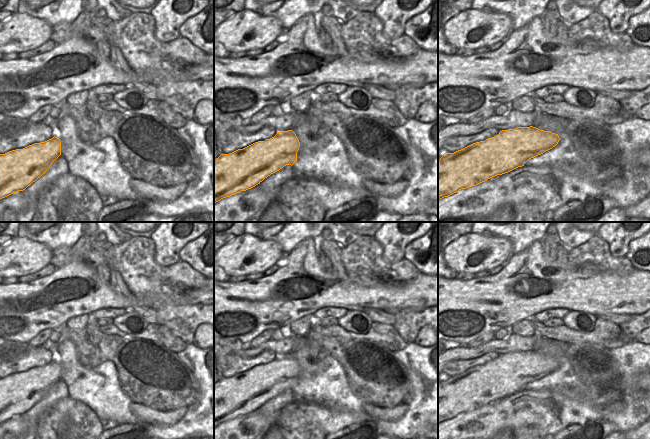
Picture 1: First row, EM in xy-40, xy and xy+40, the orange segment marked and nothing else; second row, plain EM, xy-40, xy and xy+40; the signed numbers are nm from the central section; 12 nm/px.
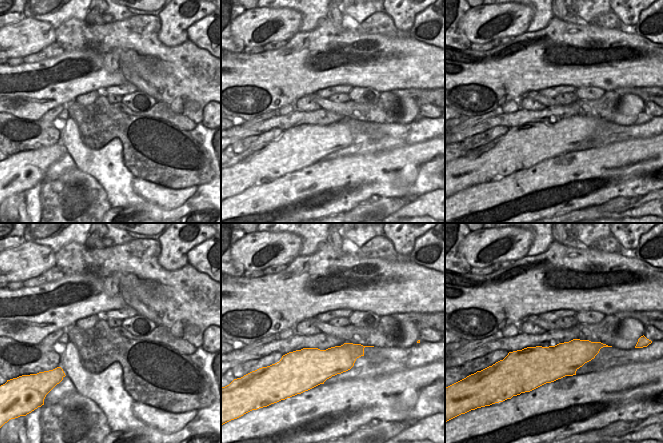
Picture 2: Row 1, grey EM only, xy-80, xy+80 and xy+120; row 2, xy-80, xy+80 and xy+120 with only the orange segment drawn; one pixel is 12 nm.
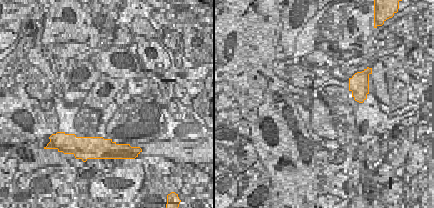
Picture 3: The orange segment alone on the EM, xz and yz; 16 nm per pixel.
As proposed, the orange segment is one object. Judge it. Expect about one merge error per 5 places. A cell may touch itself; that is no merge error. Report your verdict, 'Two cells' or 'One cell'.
One cell.

